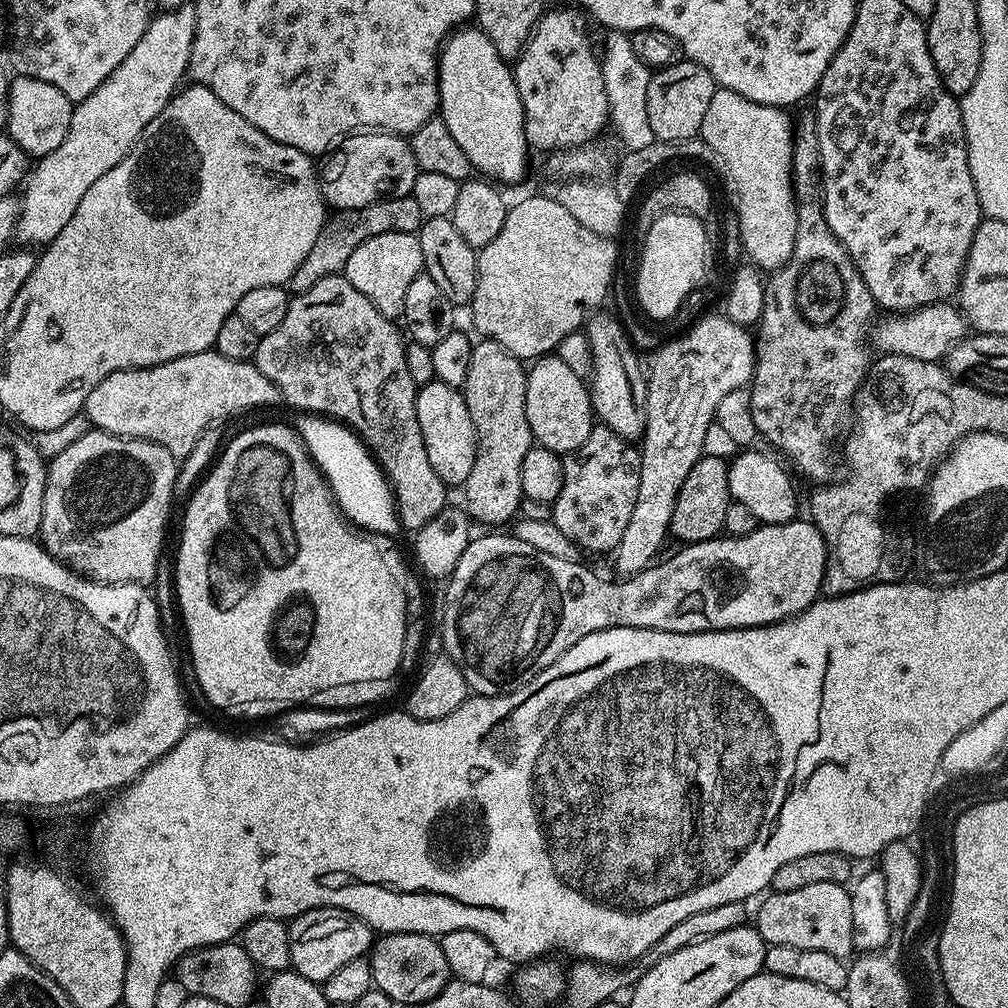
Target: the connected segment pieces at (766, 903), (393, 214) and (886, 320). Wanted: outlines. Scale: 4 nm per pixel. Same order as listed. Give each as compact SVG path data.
M826 882L802 886L802 890L772 892L759 901L760 909L754 912L754 926L760 931L765 945L798 946L802 950L826 950L826 954L851 957L854 937L848 893L845 885Z
M411 195L390 196L386 200L370 202L361 208L333 211L325 219L310 254L306 254L306 258L302 258L302 266L298 266L298 270L294 270L294 274L288 280L286 287L289 293L305 292L310 290L310 286L314 286L314 282L322 282L322 278L341 275L346 262L350 262L350 254L354 254L354 250L358 250L358 246L362 246L362 242L366 242L370 238L378 238L378 234L419 233L420 226L425 219L418 202L414 202Z
M952 302L927 304L921 308L914 308L910 312L882 316L870 328L870 344L877 353L909 356L933 362L943 361L948 351L959 340L965 339L970 328L964 313Z

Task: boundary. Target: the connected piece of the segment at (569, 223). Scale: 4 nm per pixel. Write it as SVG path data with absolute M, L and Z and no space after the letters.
M551 195L528 196L517 204L513 203L506 214L506 222L502 222L502 230L498 230L498 238L494 238L494 242L490 242L485 248L479 249L476 258L476 289L470 305L473 326L481 332L479 335L483 339L498 342L498 346L514 354L521 362L531 362L539 357L555 353L560 347L562 338L566 338L571 332L581 331L582 325L589 319L590 314L595 313L599 309L596 307L607 298L608 287L612 284L612 271L616 268L616 248L612 243L609 237L599 236L582 226L582 223L578 222L577 218L574 218L570 211Z

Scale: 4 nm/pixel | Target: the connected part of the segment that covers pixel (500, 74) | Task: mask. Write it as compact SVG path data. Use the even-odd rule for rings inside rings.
M461 26L449 35L445 40L443 48L440 49L440 65L438 66L438 90L440 91L440 106L438 109L439 119L446 122L446 126L450 130L450 135L456 139L458 146L462 146L462 151L466 153L466 158L470 158L473 169L481 177L487 178L492 182L504 184L516 184L524 176L524 171L528 168L528 155L530 149L528 147L528 139L524 133L524 111L522 110L522 98L518 98L518 86L513 69L510 67L509 61L502 59L498 54L498 50L494 50L494 42L490 42L490 38L486 38L486 34L478 26Z

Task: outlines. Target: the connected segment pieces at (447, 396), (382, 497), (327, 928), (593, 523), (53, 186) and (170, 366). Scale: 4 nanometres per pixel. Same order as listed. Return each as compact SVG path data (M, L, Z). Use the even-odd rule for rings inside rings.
M438 379L419 385L416 417L418 426L422 426L422 442L426 442L426 454L430 458L430 466L434 466L434 474L442 478L445 486L464 485L466 478L470 478L470 469L474 467L476 431L470 410L466 410L463 391L446 386Z
M300 414L297 417L295 431L308 449L308 455L323 472L341 513L361 528L389 538L395 537L395 532L401 531L402 525L396 515L391 487L359 435L343 423L333 422L316 414Z
M315 908L304 912L288 924L288 933L291 971L317 982L330 978L330 974L346 966L346 962L367 957L374 943L374 932L367 922L340 908Z
M597 423L590 430L590 438L578 450L563 457L562 490L550 506L551 522L570 538L581 553L611 553L626 531L634 502L638 502L638 482L642 482L642 458L635 443L623 440L605 424Z
M185 2L177 8L164 10L159 14L151 17L147 30L142 34L142 38L138 38L138 46L134 46L134 50L126 54L122 66L118 66L118 70L114 70L114 74L110 74L110 78L106 78L106 82L102 82L102 86L98 86L98 90L94 90L90 98L79 101L73 107L70 131L62 141L62 146L35 161L22 188L24 196L22 195L20 200L20 220L16 223L15 239L24 243L21 245L32 246L32 243L36 243L40 244L39 246L47 246L59 234L62 226L70 222L74 210L78 210L78 202L82 202L86 195L86 190L90 190L90 186L94 186L94 182L98 182L98 178L102 178L106 170L122 162L124 155L143 136L144 127L154 118L158 118L158 114L181 87L180 79L185 79L190 50L194 46L196 10L191 3Z
M215 350L174 358L153 368L125 368L122 372L112 372L86 398L82 409L93 429L109 432L112 436L122 436L129 440L149 440L162 446L172 456L183 458L196 448L200 435L211 426L212 420L224 420L235 412L247 408L260 408L281 399L280 392L256 368L252 362L234 362L222 358Z

